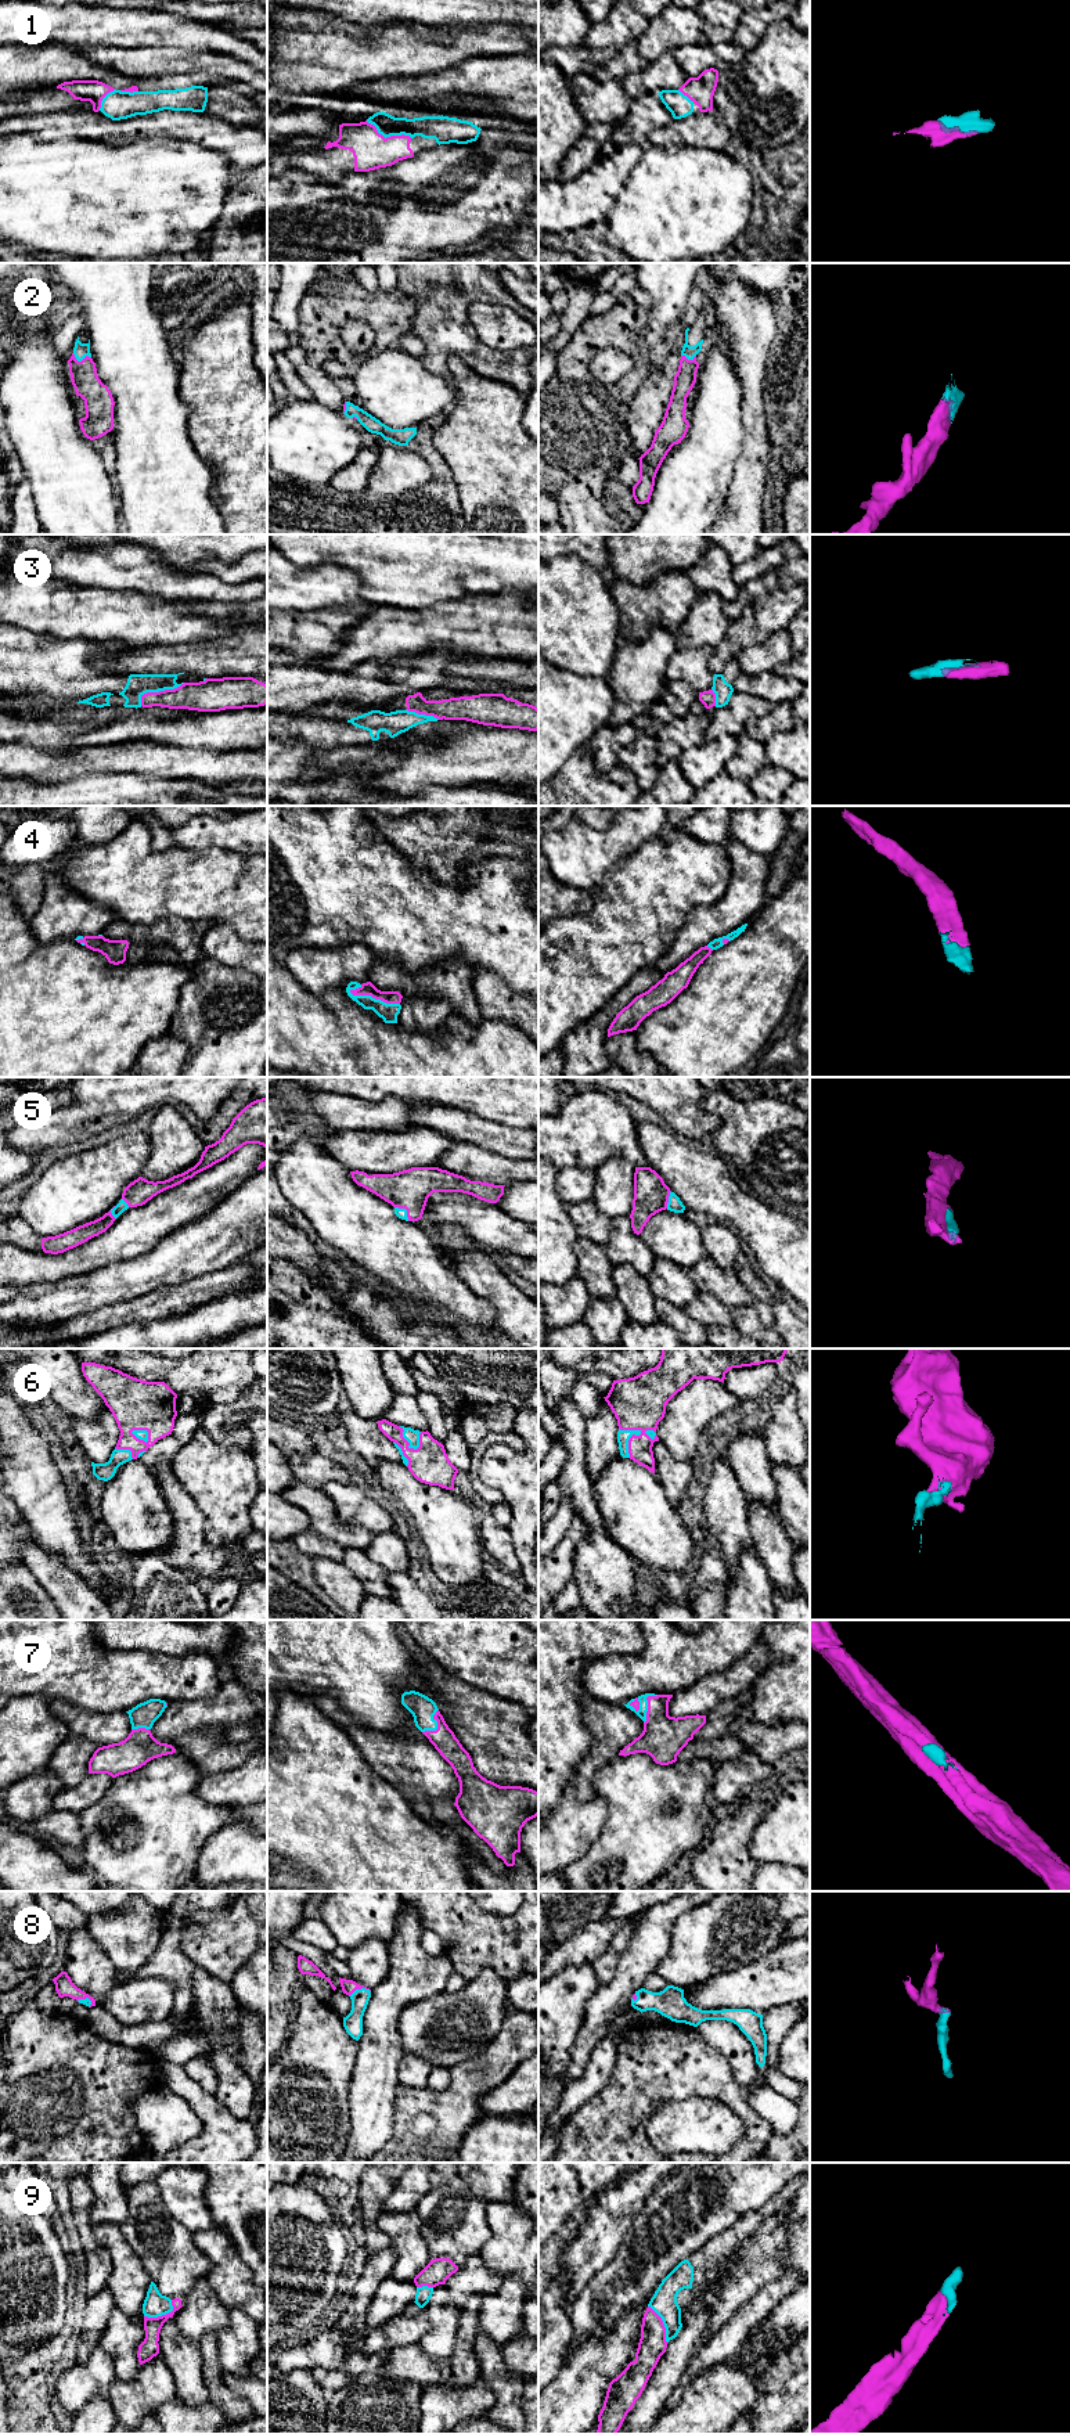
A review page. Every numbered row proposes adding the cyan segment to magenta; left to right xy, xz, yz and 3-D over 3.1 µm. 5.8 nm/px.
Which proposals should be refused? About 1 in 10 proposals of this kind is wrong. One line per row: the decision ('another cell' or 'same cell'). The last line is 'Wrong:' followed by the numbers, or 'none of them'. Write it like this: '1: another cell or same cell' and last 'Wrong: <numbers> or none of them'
1: same cell
2: same cell
3: same cell
4: same cell
5: same cell
6: same cell
7: same cell
8: same cell
9: same cell
Wrong: none of them

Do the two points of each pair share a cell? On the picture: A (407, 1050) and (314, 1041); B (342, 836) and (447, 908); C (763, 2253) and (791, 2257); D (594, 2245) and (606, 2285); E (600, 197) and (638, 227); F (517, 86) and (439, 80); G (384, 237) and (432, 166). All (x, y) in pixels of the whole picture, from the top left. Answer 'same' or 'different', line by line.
A: same
B: same
C: different
D: different
E: different
F: same
G: same

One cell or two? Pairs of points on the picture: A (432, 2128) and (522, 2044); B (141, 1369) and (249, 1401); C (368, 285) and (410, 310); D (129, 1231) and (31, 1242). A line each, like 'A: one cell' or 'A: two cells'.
A: one cell
B: two cells
C: two cells
D: two cells

